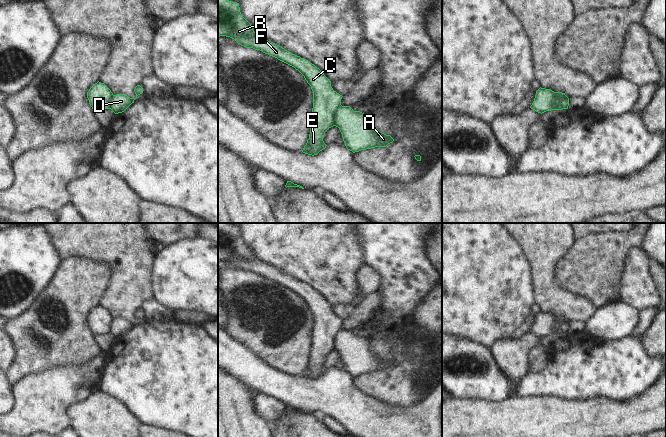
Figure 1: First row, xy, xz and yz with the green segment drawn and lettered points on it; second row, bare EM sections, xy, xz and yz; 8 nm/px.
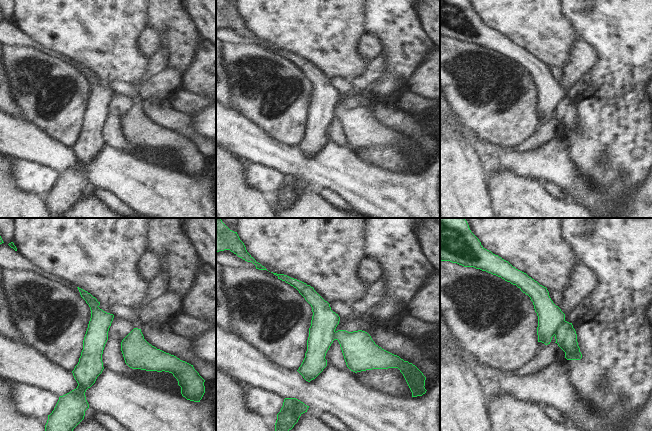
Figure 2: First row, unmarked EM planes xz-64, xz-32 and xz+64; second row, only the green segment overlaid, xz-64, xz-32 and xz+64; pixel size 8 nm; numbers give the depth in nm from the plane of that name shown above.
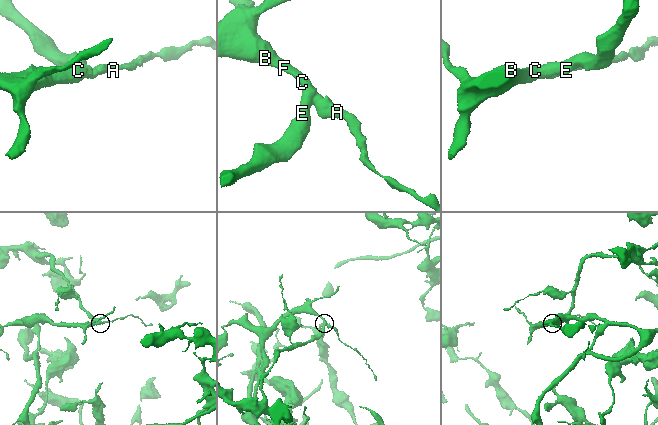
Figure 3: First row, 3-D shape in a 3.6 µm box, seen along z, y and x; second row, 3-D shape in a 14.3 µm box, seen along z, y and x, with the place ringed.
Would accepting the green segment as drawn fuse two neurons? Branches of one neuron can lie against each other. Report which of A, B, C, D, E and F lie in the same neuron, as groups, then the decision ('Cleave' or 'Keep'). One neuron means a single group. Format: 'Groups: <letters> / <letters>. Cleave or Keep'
Groups: A D / B C E F. Cleave.

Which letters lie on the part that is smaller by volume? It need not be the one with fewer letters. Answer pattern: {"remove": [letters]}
{"remove": ["A", "D"]}

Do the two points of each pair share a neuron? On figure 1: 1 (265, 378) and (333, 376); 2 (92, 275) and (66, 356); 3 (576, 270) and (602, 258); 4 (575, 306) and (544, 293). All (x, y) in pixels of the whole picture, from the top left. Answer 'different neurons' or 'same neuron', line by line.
1: same neuron
2: same neuron
3: same neuron
4: same neuron

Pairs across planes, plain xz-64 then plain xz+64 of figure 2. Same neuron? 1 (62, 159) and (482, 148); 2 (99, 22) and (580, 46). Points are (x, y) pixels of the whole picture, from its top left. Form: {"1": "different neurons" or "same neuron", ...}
{"1": "same neuron", "2": "different neurons"}

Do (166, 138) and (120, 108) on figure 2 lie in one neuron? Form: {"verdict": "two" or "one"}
{"verdict": "two"}

